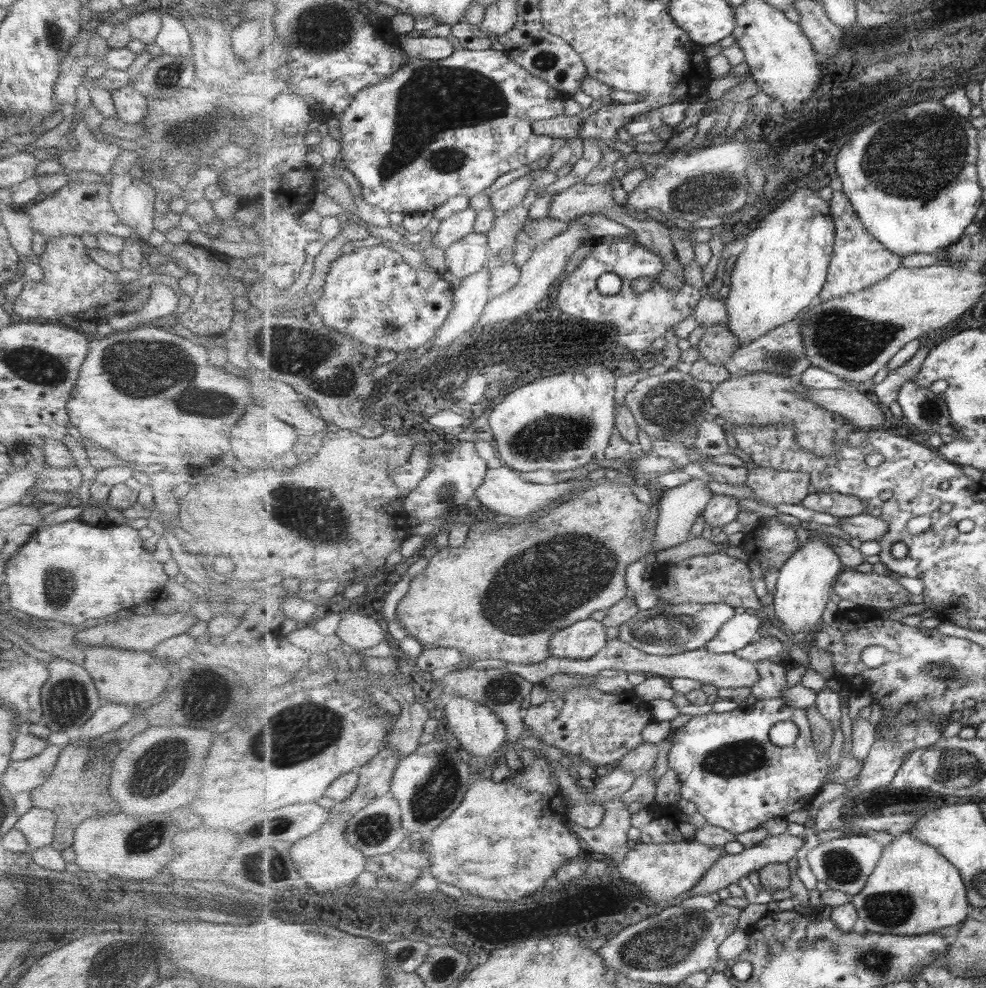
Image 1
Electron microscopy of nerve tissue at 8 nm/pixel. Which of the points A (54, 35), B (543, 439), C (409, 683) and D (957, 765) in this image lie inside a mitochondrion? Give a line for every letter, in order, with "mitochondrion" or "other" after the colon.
A: mitochondrion
B: mitochondrion
C: other
D: mitochondrion

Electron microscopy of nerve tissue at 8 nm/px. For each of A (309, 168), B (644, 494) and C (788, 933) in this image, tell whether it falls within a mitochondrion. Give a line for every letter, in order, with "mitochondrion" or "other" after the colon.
A: other
B: other
C: other

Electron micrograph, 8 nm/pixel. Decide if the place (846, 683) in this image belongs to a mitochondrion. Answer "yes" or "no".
no

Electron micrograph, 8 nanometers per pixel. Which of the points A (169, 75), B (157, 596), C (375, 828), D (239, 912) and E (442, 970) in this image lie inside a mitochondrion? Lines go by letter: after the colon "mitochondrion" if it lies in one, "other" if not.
A: mitochondrion
B: other
C: mitochondrion
D: other
E: mitochondrion

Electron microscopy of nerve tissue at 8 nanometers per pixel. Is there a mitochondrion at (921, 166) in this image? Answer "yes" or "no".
yes

